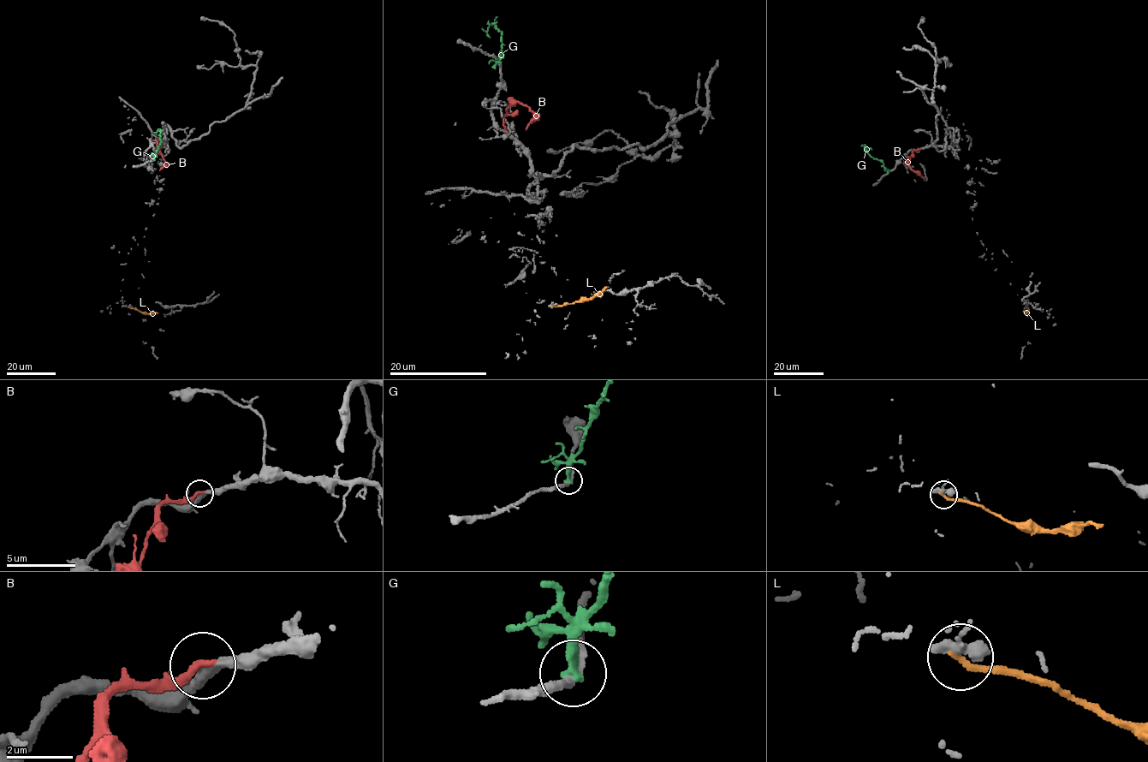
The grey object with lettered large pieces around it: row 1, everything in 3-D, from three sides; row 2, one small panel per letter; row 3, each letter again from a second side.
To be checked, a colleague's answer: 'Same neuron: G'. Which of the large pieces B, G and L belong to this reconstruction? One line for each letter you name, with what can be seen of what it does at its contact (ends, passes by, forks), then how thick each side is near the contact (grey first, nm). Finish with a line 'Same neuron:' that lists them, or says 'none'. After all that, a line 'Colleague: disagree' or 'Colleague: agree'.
Same neuron: none
Colleague: disagree

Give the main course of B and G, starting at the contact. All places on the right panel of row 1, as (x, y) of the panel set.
B: (919, 148), (913, 151), (908, 165), (924, 179)
G: (888, 173), (881, 162), (873, 159), (865, 146), (871, 150)

